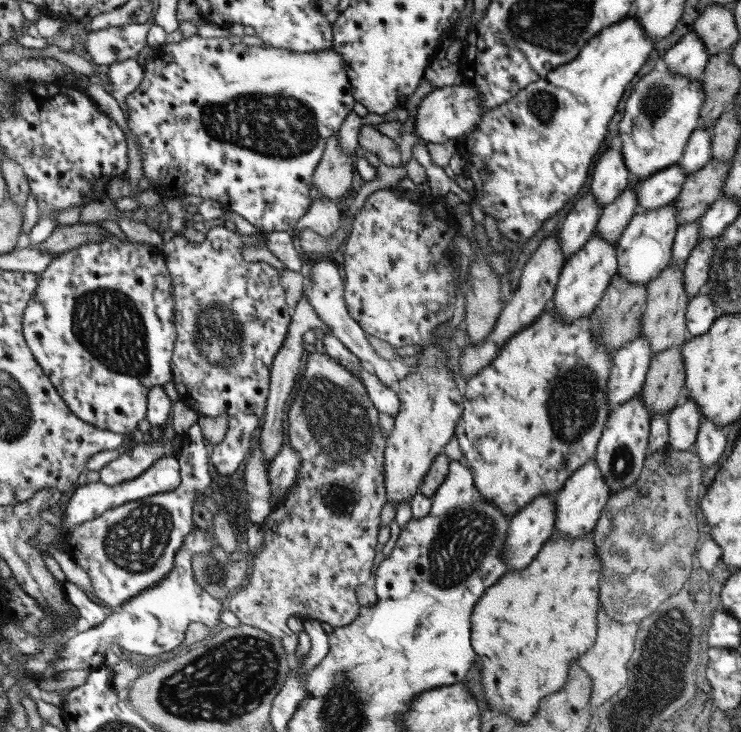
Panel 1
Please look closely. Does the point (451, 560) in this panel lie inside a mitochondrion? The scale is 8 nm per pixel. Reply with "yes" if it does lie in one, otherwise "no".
yes

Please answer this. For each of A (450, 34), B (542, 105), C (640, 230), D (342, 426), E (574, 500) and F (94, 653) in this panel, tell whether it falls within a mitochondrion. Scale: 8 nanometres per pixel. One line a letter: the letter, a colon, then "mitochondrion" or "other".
A: other
B: mitochondrion
C: other
D: mitochondrion
E: other
F: other

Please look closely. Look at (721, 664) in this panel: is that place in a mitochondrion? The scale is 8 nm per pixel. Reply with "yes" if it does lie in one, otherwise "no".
no

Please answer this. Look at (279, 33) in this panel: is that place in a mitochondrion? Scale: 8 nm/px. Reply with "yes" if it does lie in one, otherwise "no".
no

